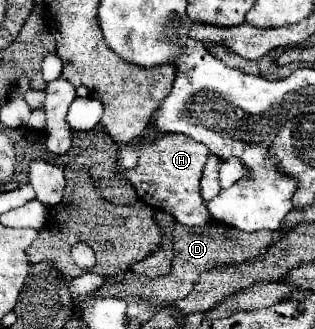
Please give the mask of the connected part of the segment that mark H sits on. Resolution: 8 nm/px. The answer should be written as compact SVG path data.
M163 134L153 140L153 144L139 142L135 146L139 154L139 164L133 170L125 172L125 178L133 184L137 196L155 210L169 212L183 226L205 226L211 222L211 214L201 198L199 180L203 166L209 158L209 150L205 144L189 140L189 136Z

